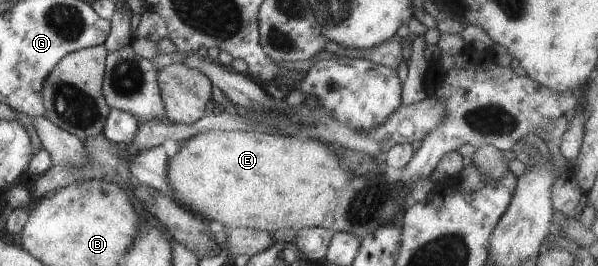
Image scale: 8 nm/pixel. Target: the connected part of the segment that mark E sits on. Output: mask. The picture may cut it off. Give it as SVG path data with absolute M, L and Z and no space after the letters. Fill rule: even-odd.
M211 129L211 131L197 133L196 137L189 137L187 141L180 142L175 155L167 159L167 183L171 185L171 191L175 191L175 199L181 202L185 209L188 209L196 216L203 217L203 219L213 222L216 226L225 227L227 233L233 231L233 229L254 229L275 232L277 229L300 230L303 228L323 227L333 234L337 232L355 233L355 235L362 240L363 237L375 233L379 227L393 223L405 209L410 208L415 203L415 199L409 197L409 191L407 191L407 189L403 189L403 187L399 187L397 183L391 183L391 181L387 179L385 169L386 167L381 167L381 171L375 169L373 173L367 173L367 175L355 175L355 173L347 171L347 169L341 165L339 155L337 155L335 151L331 151L327 145L323 145L323 143L319 143L319 141L312 140L311 138L305 140L254 131L217 131Z

